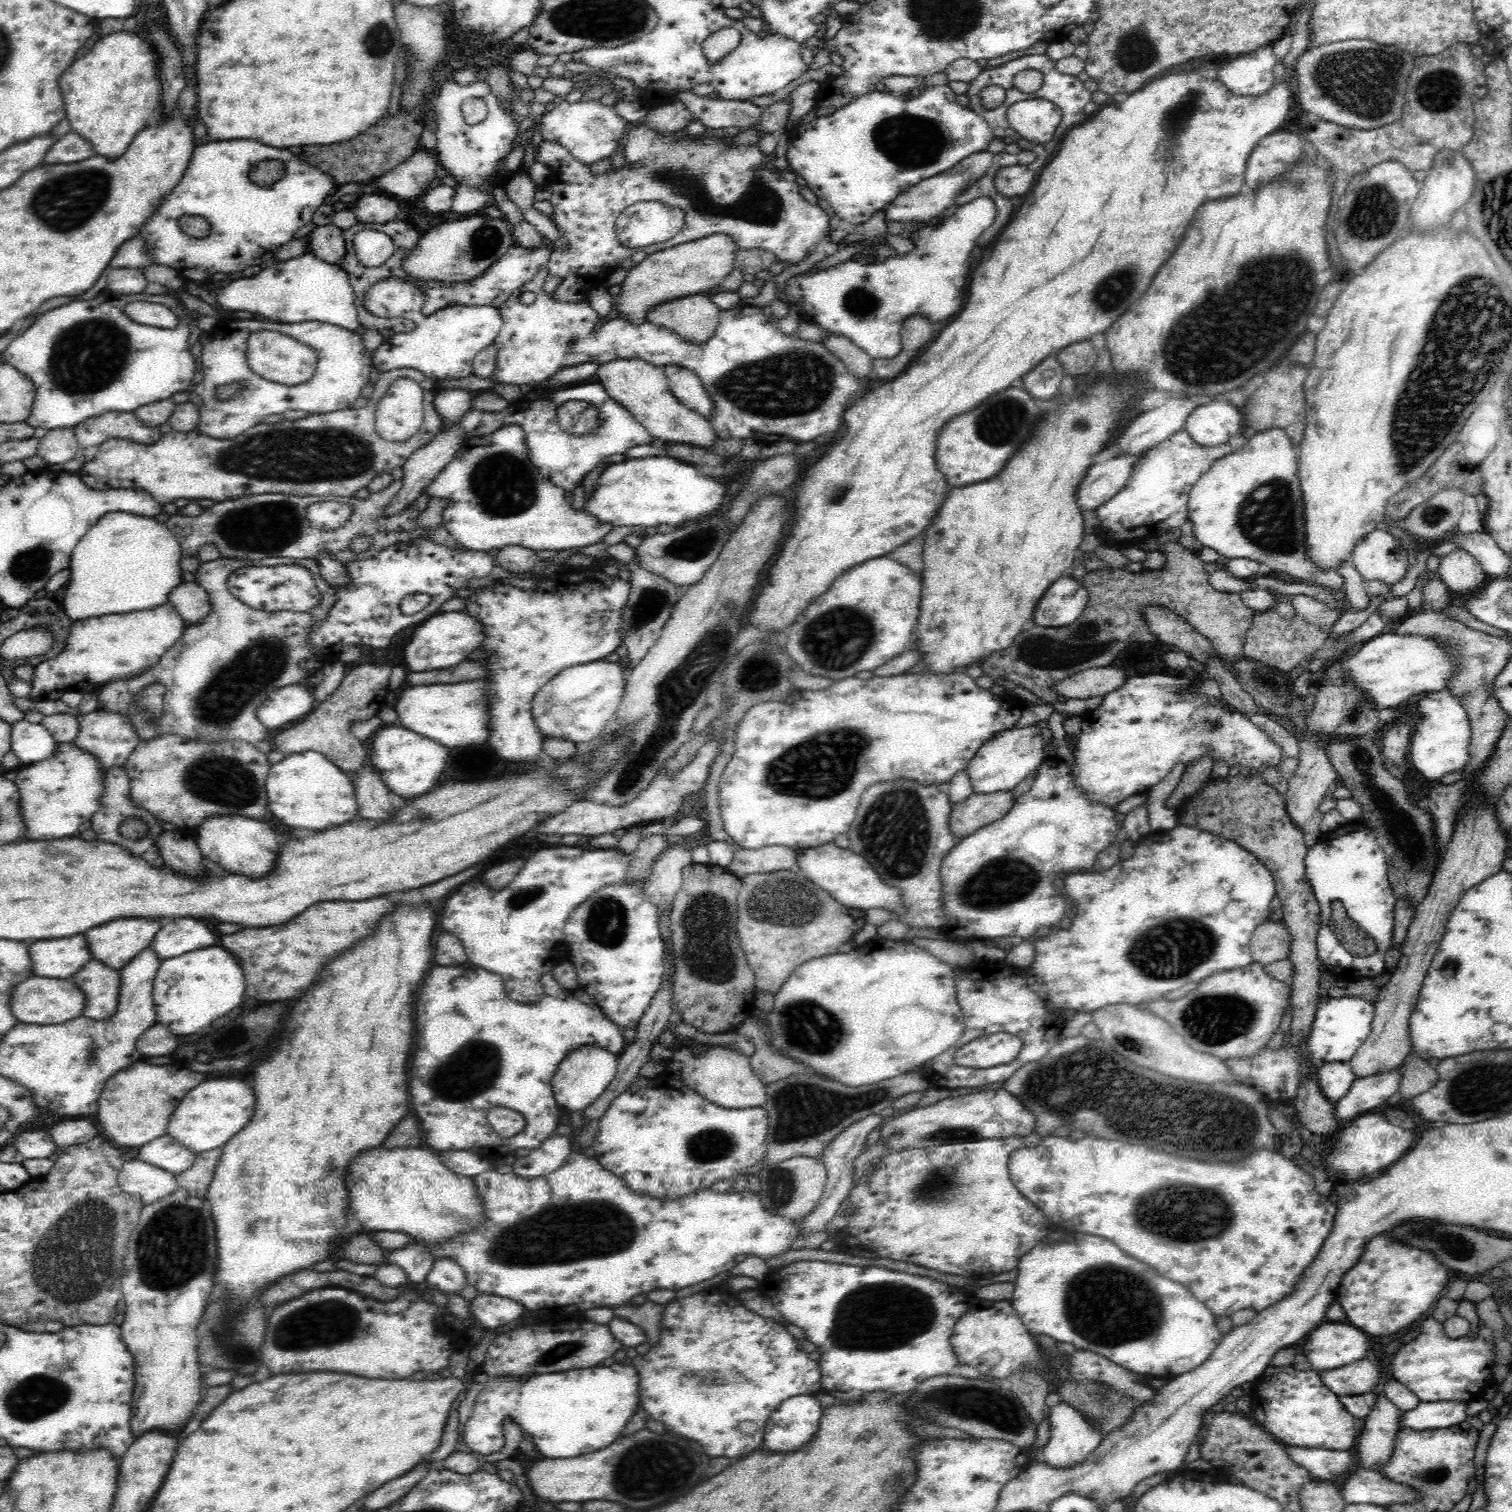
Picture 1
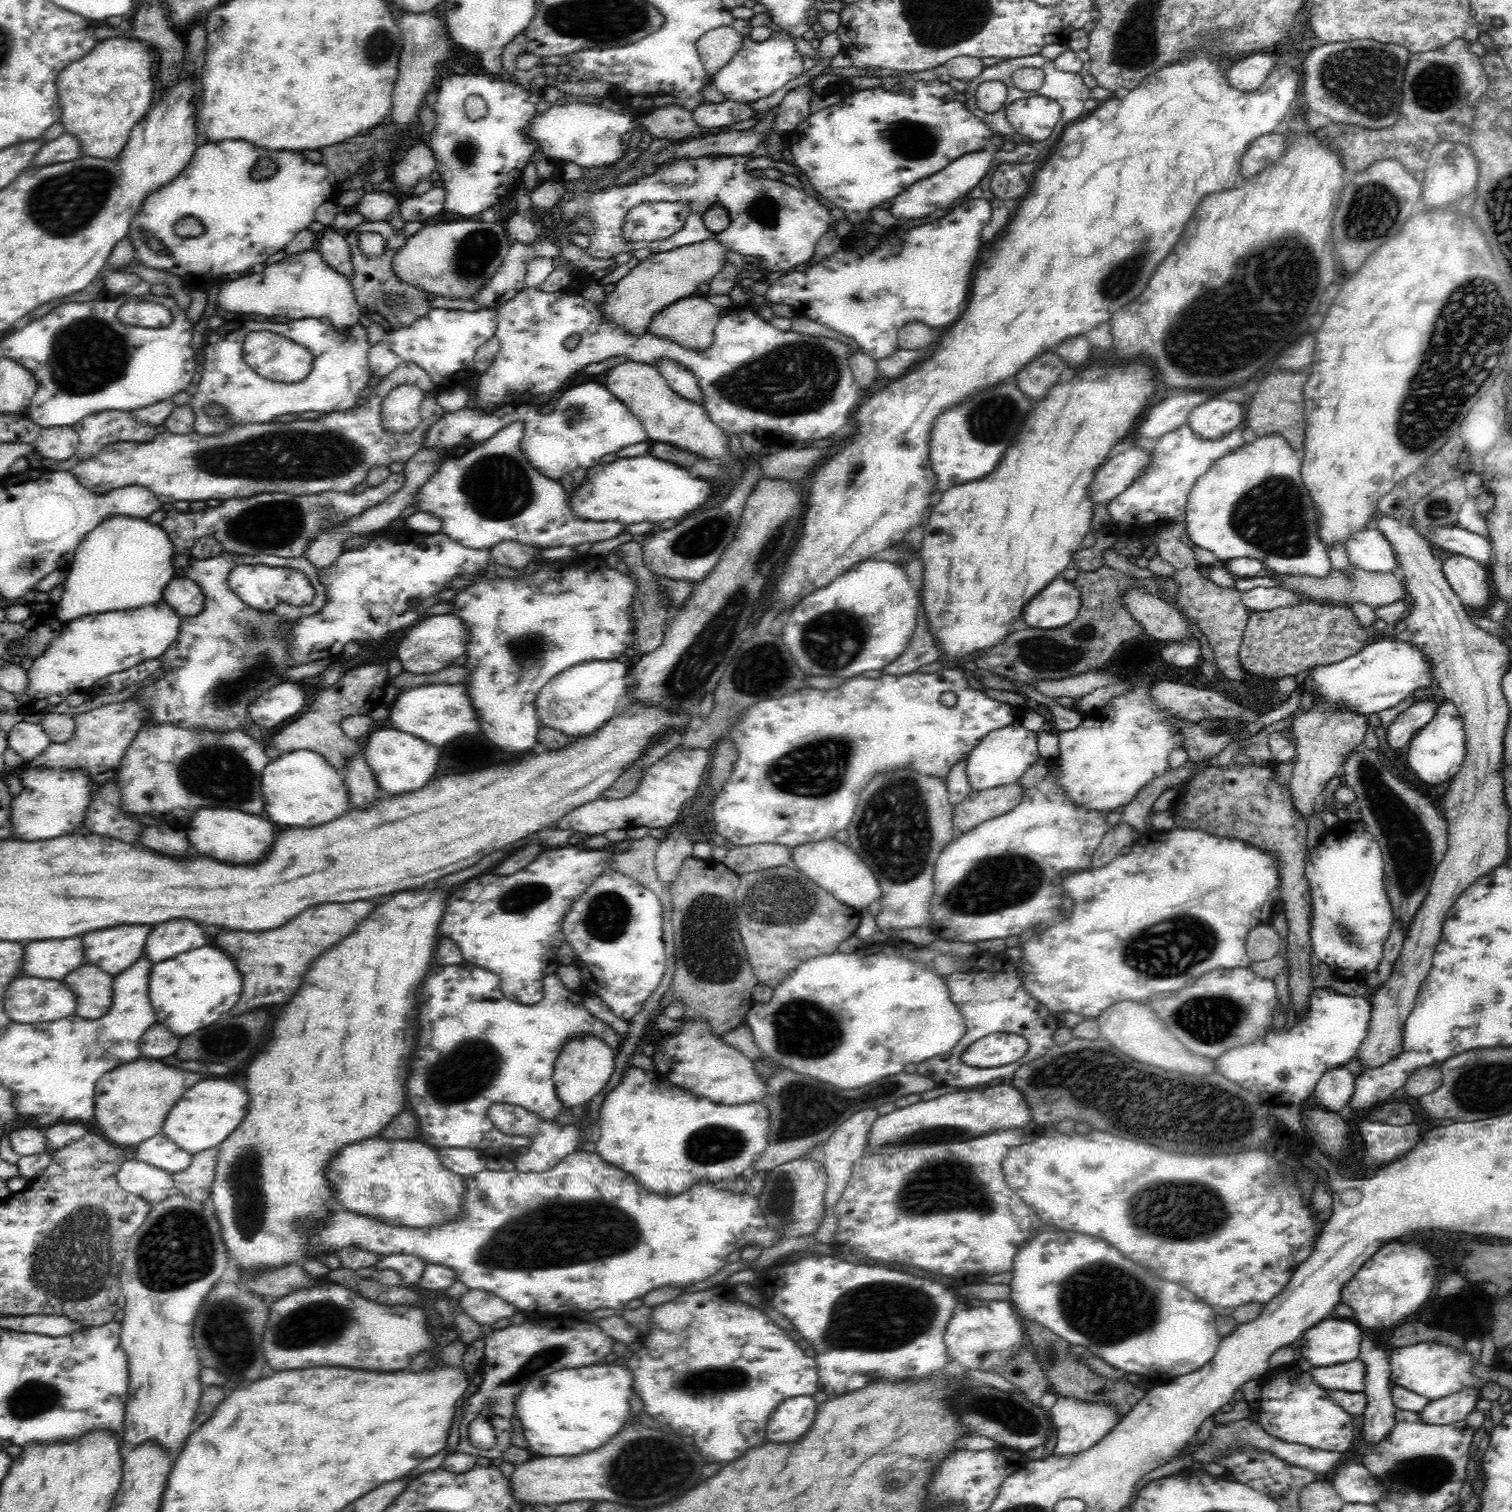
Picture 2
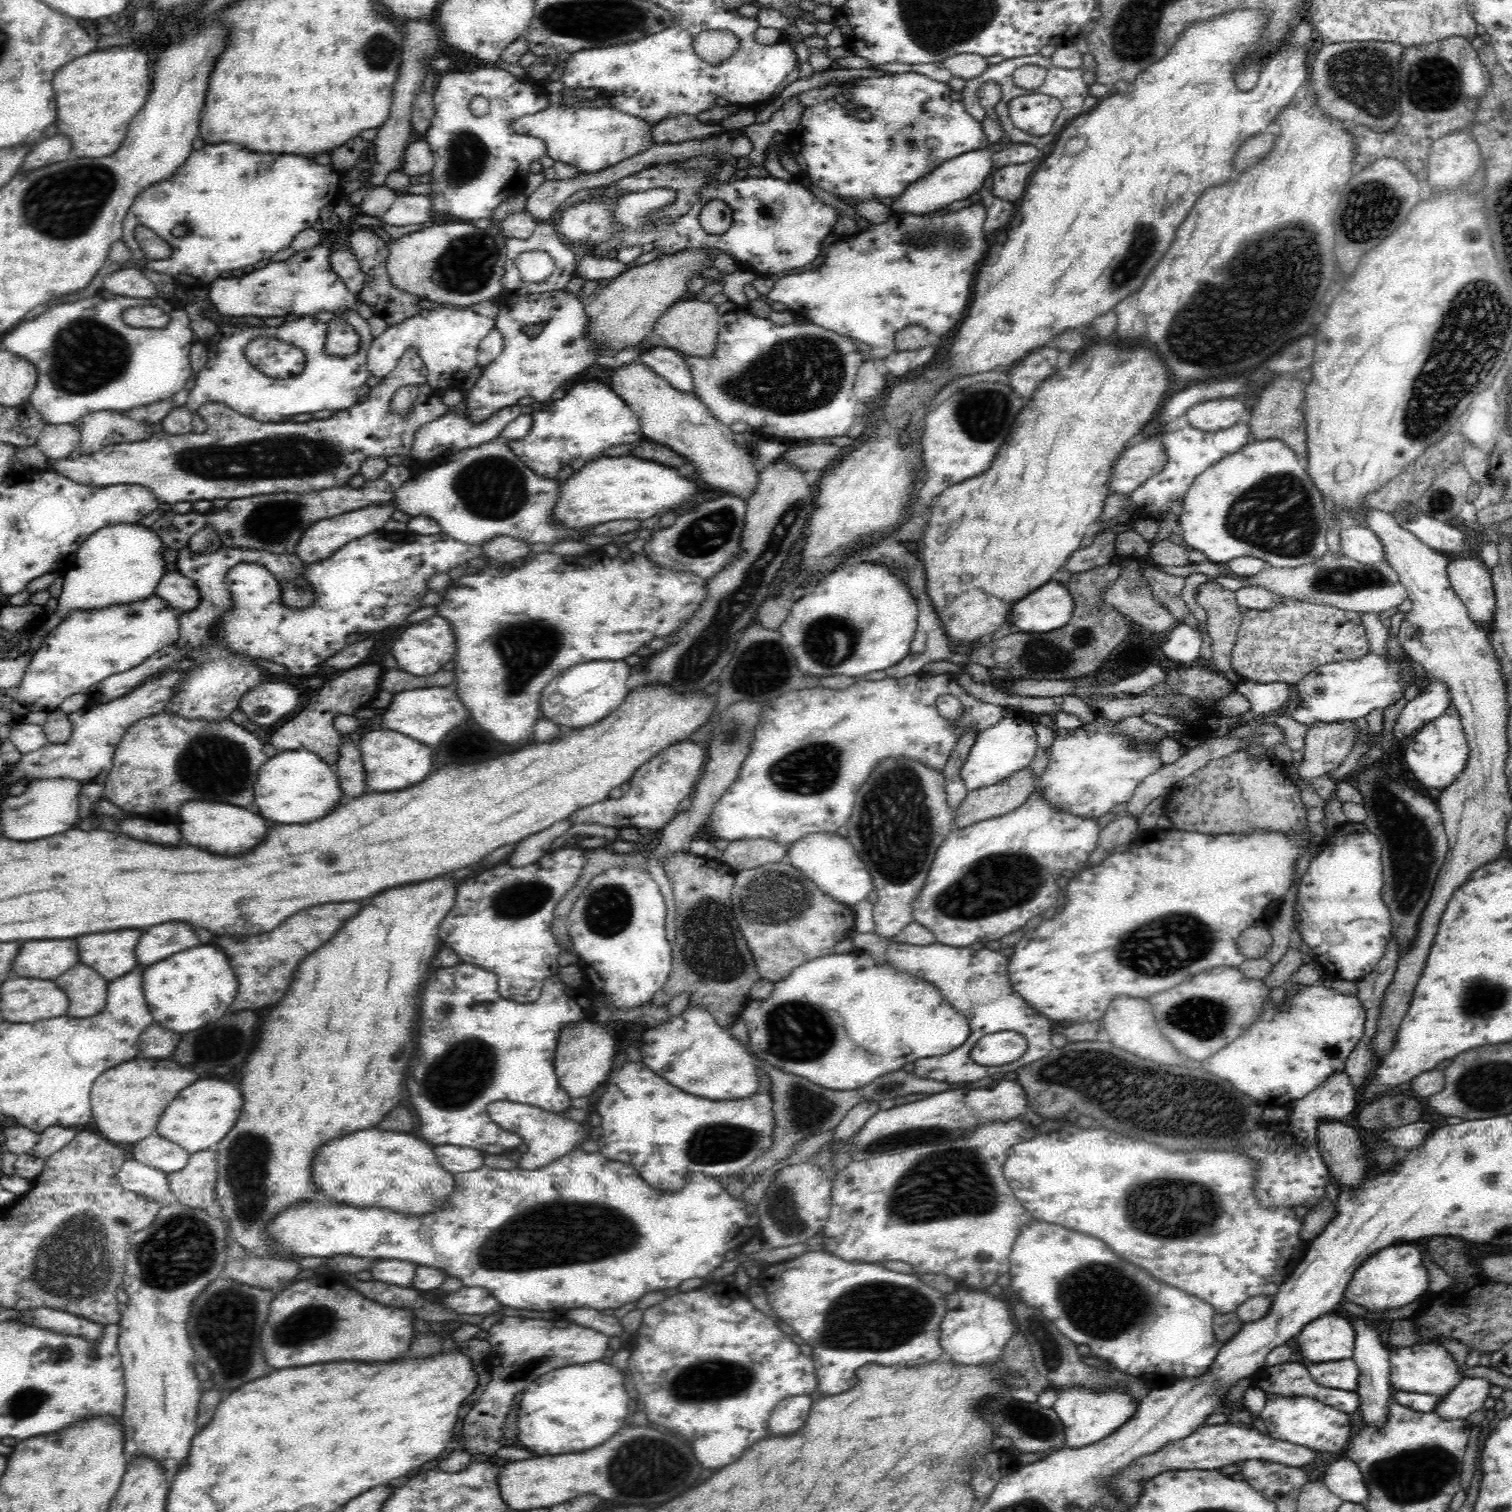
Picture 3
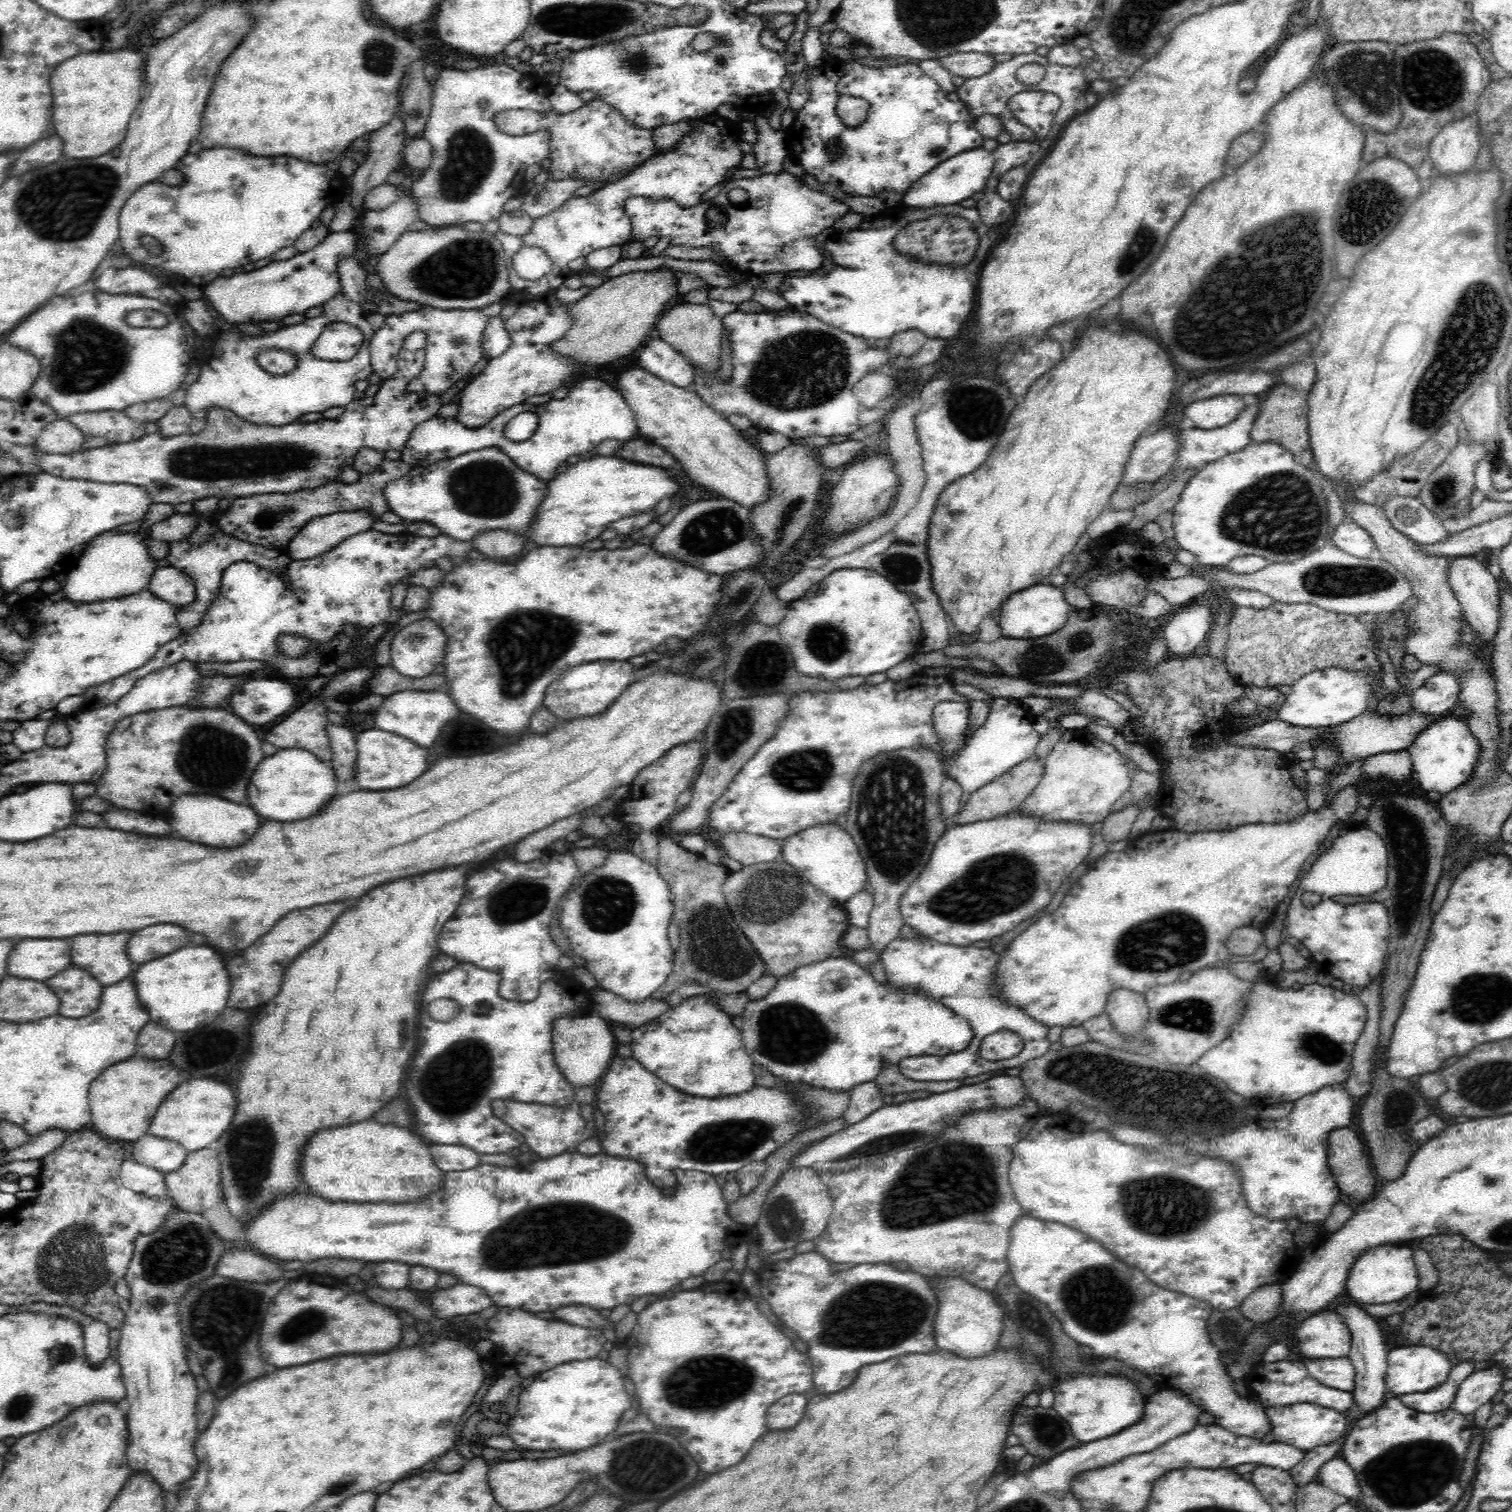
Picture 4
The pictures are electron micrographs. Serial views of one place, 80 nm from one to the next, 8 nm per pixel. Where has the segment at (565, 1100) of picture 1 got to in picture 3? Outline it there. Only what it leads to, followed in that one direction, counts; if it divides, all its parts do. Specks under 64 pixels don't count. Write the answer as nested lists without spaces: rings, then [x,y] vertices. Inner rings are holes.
[[[580,1021],[564,1028],[558,1037],[558,1050],[556,1050],[553,1066],[558,1085],[566,1091],[568,1099],[587,1098],[598,1086],[609,1079],[619,1043],[613,1033],[608,1033],[607,1027],[602,1027],[596,1021]]]

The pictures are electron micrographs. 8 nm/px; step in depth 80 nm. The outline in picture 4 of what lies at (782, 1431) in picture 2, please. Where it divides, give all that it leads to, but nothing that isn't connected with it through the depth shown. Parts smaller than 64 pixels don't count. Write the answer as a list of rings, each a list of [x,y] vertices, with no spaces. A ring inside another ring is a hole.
[[[790,1394],[778,1400],[770,1410],[768,1410],[768,1428],[770,1430],[788,1430],[794,1428],[804,1412],[806,1412],[806,1396],[804,1394]]]

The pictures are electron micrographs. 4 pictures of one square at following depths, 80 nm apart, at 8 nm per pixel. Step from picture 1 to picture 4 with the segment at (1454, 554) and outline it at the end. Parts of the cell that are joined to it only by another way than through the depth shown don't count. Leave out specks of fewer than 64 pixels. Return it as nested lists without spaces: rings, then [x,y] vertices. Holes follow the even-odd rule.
[[[1468,556],[1450,560],[1447,570],[1449,586],[1461,604],[1467,624],[1480,642],[1492,642],[1492,638],[1496,634],[1496,626],[1498,626],[1498,606],[1500,606],[1499,585],[1494,575],[1486,567],[1486,563],[1481,563],[1474,557]]]

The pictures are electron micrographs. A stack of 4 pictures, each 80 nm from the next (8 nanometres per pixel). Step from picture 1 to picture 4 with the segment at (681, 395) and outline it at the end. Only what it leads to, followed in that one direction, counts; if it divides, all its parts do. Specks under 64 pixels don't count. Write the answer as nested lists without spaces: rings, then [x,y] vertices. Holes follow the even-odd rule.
[[[662,339],[648,340],[637,353],[638,365],[681,389],[691,389],[692,366],[674,347]]]

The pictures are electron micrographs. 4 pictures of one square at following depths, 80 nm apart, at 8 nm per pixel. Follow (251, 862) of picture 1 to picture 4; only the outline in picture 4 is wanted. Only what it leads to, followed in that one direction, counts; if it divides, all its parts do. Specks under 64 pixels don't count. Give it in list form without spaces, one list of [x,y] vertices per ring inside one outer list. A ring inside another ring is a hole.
[[[182,795],[173,800],[168,814],[172,814],[172,828],[190,842],[206,844],[212,848],[234,848],[246,844],[260,828],[260,818],[248,806],[240,806],[221,798],[208,795]]]

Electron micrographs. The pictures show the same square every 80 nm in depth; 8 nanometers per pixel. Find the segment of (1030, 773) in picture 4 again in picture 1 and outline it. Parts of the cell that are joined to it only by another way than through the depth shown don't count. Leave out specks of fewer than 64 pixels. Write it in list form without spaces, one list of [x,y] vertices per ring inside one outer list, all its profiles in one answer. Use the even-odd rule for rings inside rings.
[[[1012,791],[976,794],[952,804],[948,829],[956,840],[963,839],[984,825],[1000,820],[1014,804]]]

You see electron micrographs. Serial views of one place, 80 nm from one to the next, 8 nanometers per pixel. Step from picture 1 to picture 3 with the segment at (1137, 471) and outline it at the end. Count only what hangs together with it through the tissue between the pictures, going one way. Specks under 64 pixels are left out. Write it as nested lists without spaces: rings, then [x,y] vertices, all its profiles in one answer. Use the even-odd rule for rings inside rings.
[[[1243,421],[1217,433],[1203,433],[1190,425],[1159,434],[1160,443],[1165,449],[1165,466],[1158,475],[1148,478],[1136,490],[1126,495],[1122,506],[1123,512],[1120,515],[1129,515],[1131,525],[1136,520],[1157,521],[1166,514],[1174,514],[1179,519],[1184,514],[1183,500],[1194,480],[1212,464],[1242,449],[1247,444],[1248,431],[1248,424]]]

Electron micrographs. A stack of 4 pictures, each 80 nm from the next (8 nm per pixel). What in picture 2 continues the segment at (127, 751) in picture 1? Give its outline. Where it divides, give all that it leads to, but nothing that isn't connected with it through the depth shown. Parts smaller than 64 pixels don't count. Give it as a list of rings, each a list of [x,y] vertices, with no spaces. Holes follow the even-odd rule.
[[[134,701],[113,703],[72,716],[75,720],[74,736],[64,744],[50,743],[50,746],[41,752],[35,759],[26,762],[23,767],[36,768],[87,768],[92,776],[103,778],[115,772],[120,766],[128,747],[135,740],[141,730],[144,711]]]

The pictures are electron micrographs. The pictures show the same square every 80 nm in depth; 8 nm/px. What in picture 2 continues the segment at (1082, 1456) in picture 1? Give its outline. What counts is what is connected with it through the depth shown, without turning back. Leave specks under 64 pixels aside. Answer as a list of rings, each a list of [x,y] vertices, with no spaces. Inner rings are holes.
[[[1057,1397],[1049,1413],[1056,1432],[1056,1446],[1052,1457],[1075,1457],[1094,1448],[1119,1422],[1119,1414],[1112,1405],[1086,1403],[1066,1397]]]

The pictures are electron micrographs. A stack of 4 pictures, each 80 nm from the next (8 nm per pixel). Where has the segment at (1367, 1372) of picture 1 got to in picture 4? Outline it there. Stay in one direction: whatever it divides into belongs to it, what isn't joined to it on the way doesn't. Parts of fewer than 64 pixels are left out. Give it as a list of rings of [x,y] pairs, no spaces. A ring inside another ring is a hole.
[[[1348,1358],[1340,1360],[1316,1359],[1303,1360],[1308,1374],[1324,1386],[1342,1390],[1344,1392],[1353,1392],[1355,1387],[1355,1368],[1352,1361]]]

